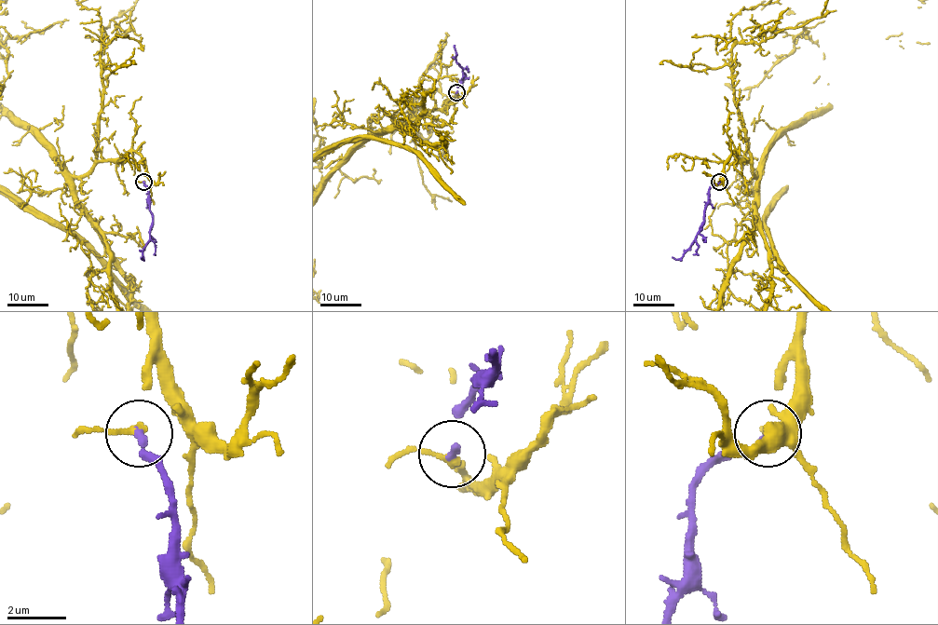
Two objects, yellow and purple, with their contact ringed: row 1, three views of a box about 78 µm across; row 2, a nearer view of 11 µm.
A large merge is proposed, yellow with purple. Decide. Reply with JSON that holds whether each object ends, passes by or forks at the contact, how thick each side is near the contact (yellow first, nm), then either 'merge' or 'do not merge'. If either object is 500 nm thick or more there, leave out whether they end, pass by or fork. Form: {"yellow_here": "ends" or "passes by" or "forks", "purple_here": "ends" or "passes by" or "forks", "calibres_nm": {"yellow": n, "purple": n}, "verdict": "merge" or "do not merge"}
{"yellow_here": "ends", "purple_here": "ends", "calibres_nm": {"yellow": 240, "purple": 220}, "verdict": "merge"}

